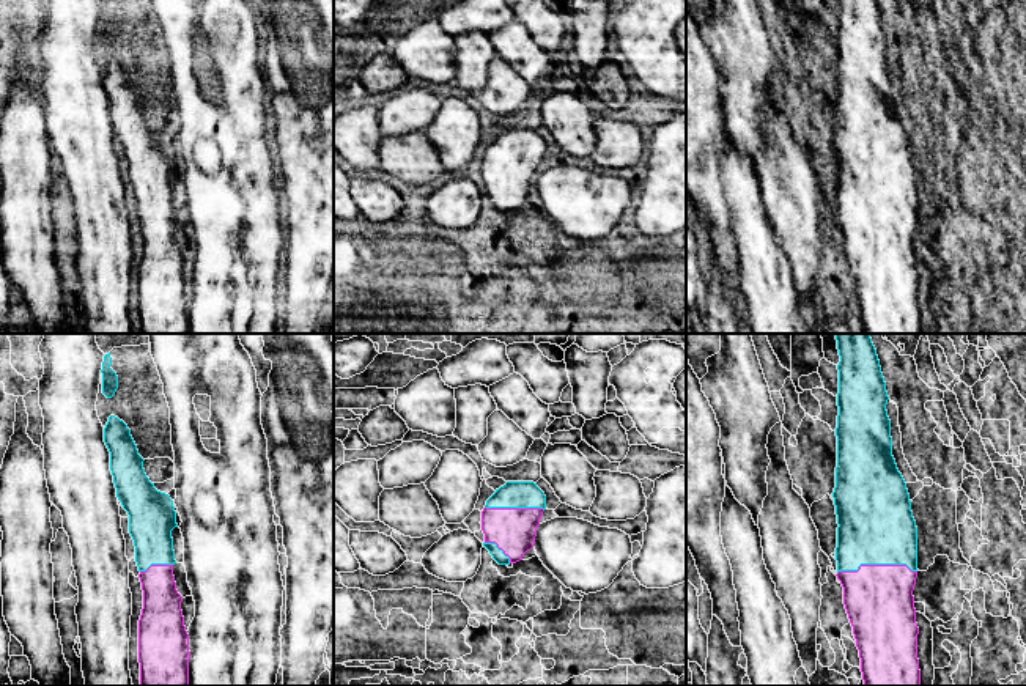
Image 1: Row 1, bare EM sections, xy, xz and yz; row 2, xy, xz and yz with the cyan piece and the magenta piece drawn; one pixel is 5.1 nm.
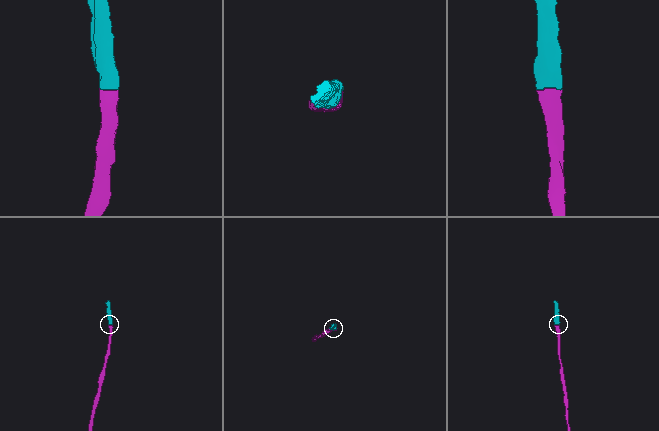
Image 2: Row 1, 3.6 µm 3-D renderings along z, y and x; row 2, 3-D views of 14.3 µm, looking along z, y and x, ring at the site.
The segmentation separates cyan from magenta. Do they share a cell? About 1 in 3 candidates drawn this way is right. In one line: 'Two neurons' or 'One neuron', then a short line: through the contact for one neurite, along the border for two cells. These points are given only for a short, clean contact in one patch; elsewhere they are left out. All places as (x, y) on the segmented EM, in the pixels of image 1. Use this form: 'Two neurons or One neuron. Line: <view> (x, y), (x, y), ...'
One neuron. Line: yz (875, 521), (877, 564), (878, 598)

